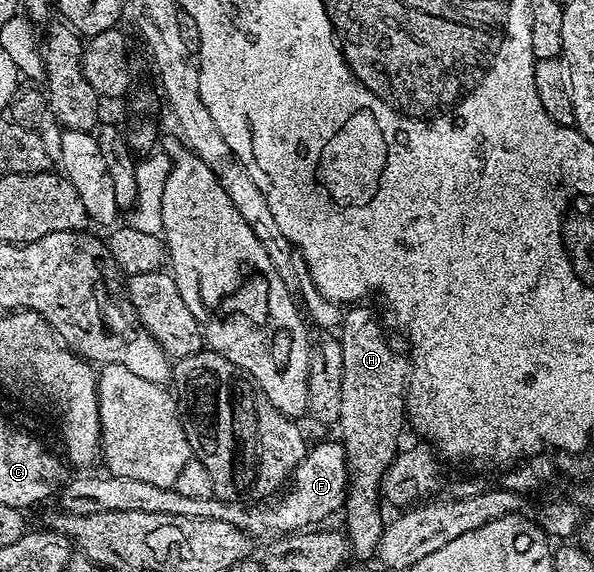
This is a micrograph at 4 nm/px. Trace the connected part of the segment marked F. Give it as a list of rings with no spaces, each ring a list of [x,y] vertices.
[[[337,440],[322,441],[315,449],[313,446],[307,452],[306,458],[294,468],[294,476],[290,478],[288,488],[281,496],[266,504],[251,505],[220,501],[215,496],[208,499],[188,499],[187,496],[180,495],[173,487],[165,489],[156,487],[153,483],[144,483],[141,479],[105,476],[78,477],[75,481],[73,478],[61,490],[61,508],[72,513],[150,511],[163,512],[167,515],[203,516],[204,519],[218,519],[225,523],[232,523],[251,535],[258,535],[258,533],[289,535],[297,531],[309,530],[325,522],[322,521],[325,517],[332,516],[337,509],[339,512],[345,506],[348,462],[346,449],[341,443]]]

